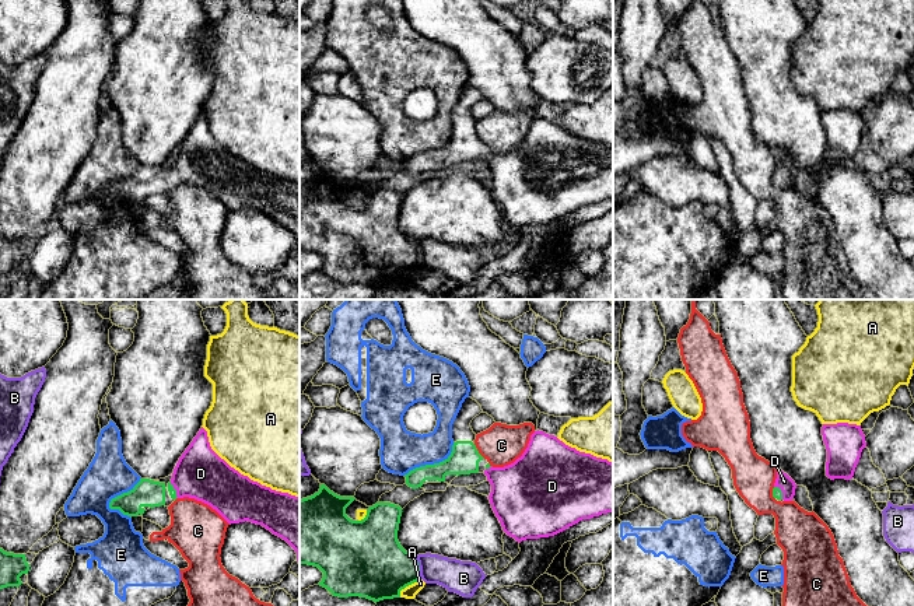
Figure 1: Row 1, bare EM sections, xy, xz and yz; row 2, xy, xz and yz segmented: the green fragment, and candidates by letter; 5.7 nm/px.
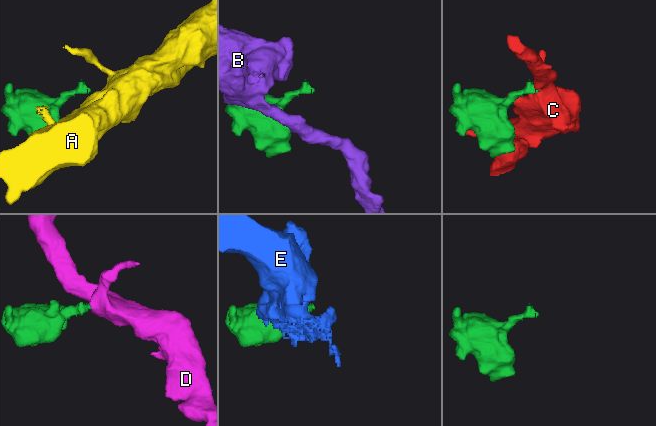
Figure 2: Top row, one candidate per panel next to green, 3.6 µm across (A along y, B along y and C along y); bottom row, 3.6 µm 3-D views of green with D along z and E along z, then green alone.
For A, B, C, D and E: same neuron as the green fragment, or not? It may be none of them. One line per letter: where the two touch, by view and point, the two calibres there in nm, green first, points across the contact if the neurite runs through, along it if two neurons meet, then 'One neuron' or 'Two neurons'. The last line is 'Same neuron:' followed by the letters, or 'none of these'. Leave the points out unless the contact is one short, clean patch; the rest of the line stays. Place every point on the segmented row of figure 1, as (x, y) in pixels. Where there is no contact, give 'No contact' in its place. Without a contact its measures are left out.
A: Touches green at xz (408, 585). Thickness 400 nm (green) against 80 nm. Two neurons
B: Touches green at xz (419, 568). Thickness 380 nm (green) against 190 nm. Two neurons
C: Touches green at xz (477, 451). Thickness 170 nm (green) against 240 nm. Boundary: xz (473, 444), (484, 458). Two neurons
D: Touches green at yz (781, 491). Thickness 60 nm (green) against 90 nm. Path across: yz (777, 493), (781, 491), (784, 482). One neuron
E: Touches green at xy (123, 493). Thickness 160 nm (green) against 260 nm. Boundary: xy (140, 477), (129, 490), (115, 496), (108, 507). Two neurons
Same neuron: D

